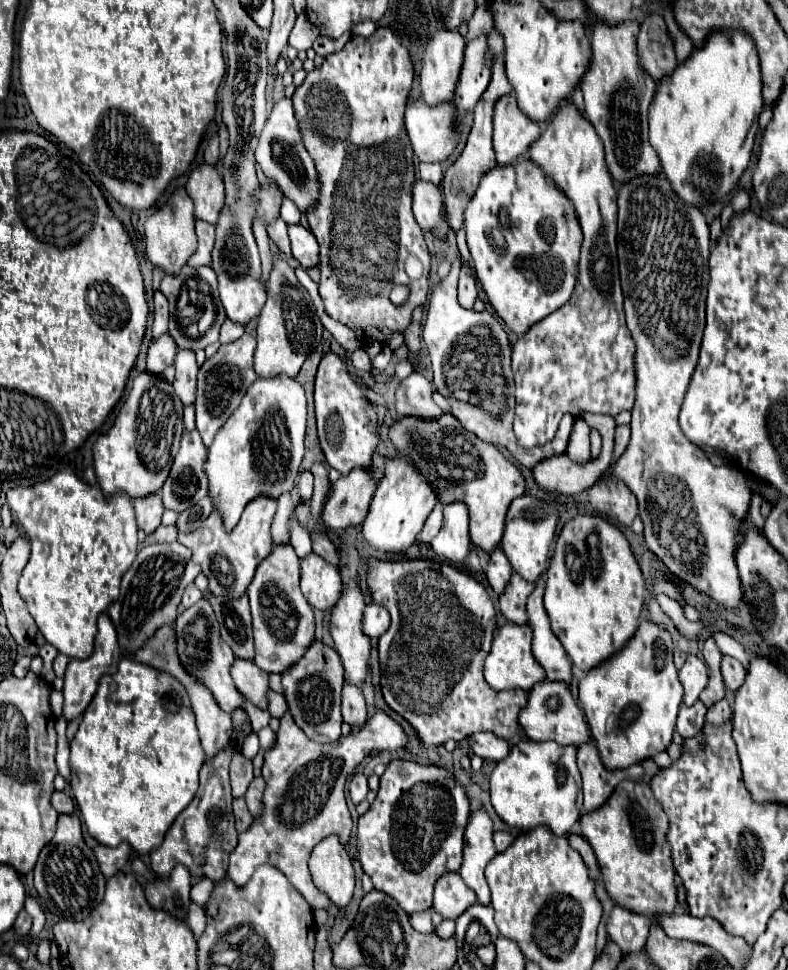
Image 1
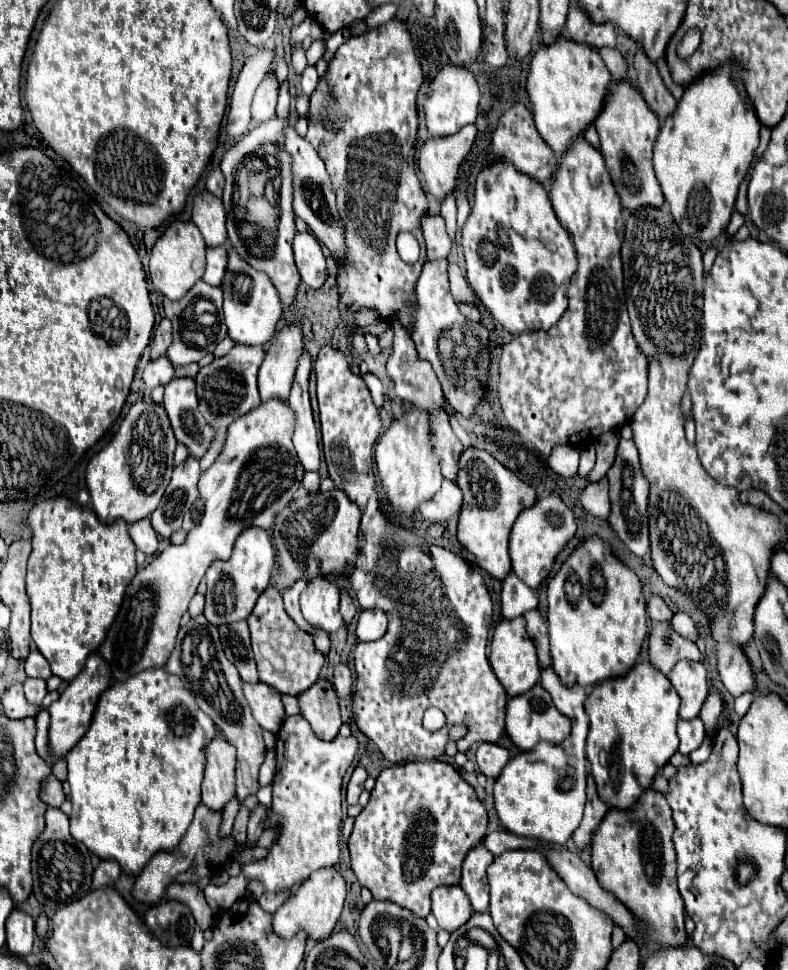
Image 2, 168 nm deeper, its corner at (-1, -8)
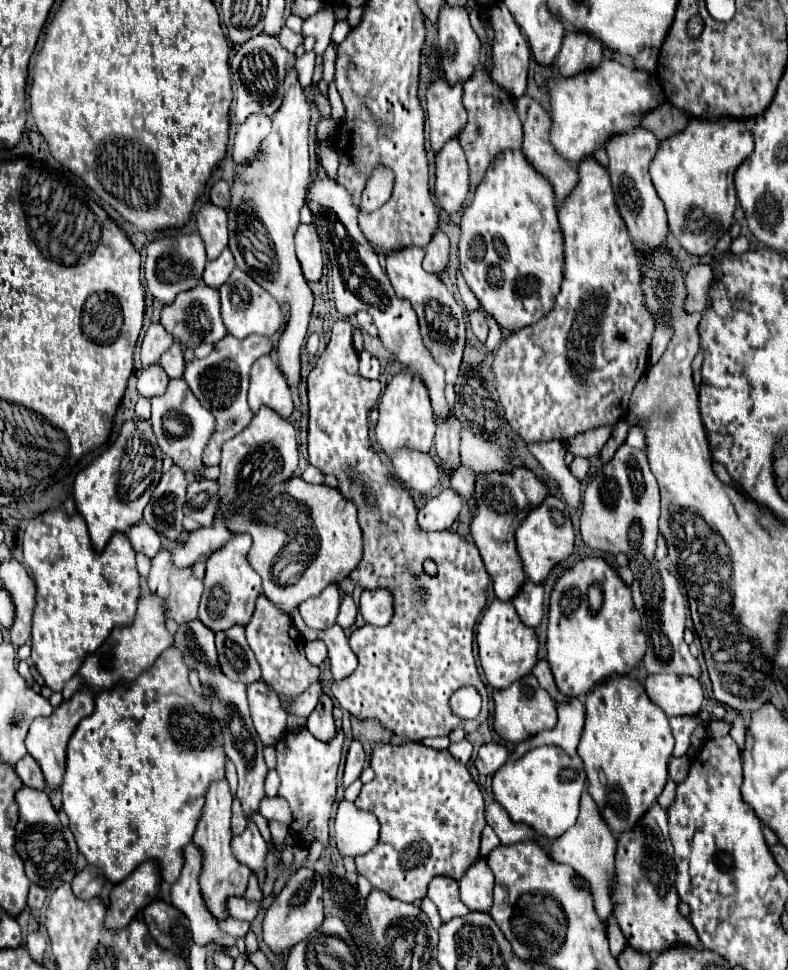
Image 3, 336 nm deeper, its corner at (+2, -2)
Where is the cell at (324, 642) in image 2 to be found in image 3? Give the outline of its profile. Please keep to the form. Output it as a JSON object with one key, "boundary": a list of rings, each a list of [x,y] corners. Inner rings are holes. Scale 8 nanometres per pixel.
{"boundary":[[[309,641],[305,645],[305,655],[313,665],[321,665],[325,661],[325,657],[327,657],[327,649],[325,649],[325,645],[321,641]]]}

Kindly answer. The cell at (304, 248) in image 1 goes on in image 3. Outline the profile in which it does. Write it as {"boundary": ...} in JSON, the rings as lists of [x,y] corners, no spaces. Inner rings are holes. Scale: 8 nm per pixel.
{"boundary":[[[299,225],[295,233],[295,243],[297,243],[297,259],[303,267],[305,279],[319,281],[323,275],[323,251],[315,227]]]}

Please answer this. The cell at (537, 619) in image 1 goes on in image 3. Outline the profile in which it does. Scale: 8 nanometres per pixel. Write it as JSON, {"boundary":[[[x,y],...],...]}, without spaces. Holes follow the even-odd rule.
{"boundary":[[[571,697],[565,703],[557,703],[557,713],[557,727],[549,731],[553,733],[553,743],[545,743],[543,733],[529,737],[515,747],[505,765],[493,775],[493,799],[505,809],[511,821],[531,825],[547,839],[557,839],[575,825],[579,815],[579,799],[585,787],[585,769],[581,757],[577,755],[585,707],[577,697]],[[555,733],[559,733],[559,745],[555,743]]]}

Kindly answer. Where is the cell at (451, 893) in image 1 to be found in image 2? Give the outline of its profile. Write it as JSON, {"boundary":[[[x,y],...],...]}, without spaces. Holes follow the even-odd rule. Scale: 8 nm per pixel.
{"boundary":[[[460,885],[436,887],[432,891],[432,913],[438,925],[444,931],[452,933],[470,919],[472,907]]]}

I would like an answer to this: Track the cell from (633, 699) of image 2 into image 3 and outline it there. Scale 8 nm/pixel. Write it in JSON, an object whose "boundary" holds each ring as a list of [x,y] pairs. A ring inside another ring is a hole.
{"boundary":[[[615,675],[587,693],[585,727],[577,751],[585,763],[585,773],[589,781],[587,791],[597,803],[599,813],[611,827],[613,835],[617,837],[619,833],[635,825],[635,819],[639,819],[657,801],[659,793],[667,783],[667,763],[673,753],[673,735],[669,719],[663,709],[659,709],[659,705],[655,705],[647,697],[647,691],[637,679],[631,679],[629,675]]]}

